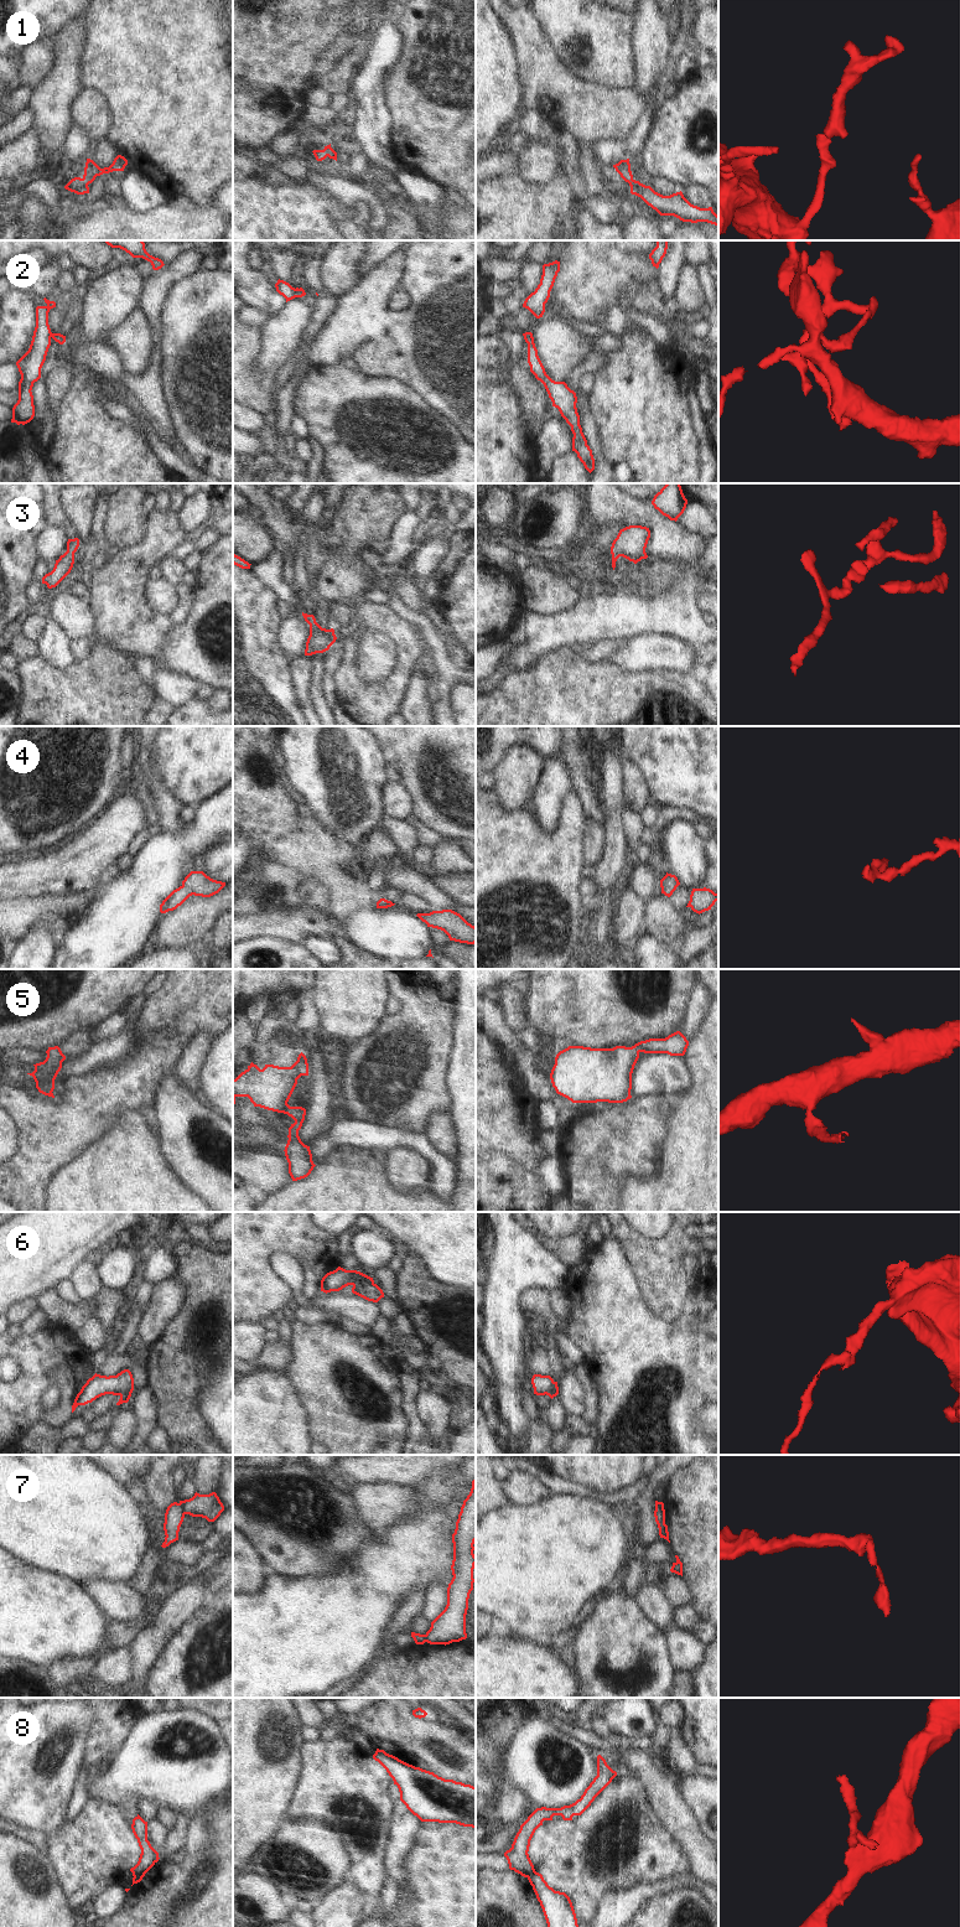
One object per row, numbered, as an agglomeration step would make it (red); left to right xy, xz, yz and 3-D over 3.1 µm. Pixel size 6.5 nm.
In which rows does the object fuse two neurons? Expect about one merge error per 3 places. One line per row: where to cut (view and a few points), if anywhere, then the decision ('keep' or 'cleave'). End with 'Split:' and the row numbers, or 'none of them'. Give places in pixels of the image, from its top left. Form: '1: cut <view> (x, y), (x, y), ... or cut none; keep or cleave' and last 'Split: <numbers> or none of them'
1: cut none; keep
2: cut xy (51, 333), (52, 336); cleave
3: cut none; keep
4: cut none; keep
5: cut none; keep
6: cut xy (133, 1388), (113, 1394); cleave
7: cut xy (178, 1503), (185, 1513); cleave
8: cut yz (535, 1871), (528, 1878); cleave
Split: 2, 6, 7, 8

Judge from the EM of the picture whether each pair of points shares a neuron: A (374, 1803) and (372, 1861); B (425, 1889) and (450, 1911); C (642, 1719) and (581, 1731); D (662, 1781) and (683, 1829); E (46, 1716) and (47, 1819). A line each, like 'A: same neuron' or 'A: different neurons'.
A: same neuron
B: same neuron
C: different neurons
D: same neuron
E: same neuron

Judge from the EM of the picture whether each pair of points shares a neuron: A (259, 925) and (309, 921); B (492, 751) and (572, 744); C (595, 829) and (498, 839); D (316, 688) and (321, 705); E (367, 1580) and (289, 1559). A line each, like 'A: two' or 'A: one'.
A: one
B: one
C: two
D: one
E: two

